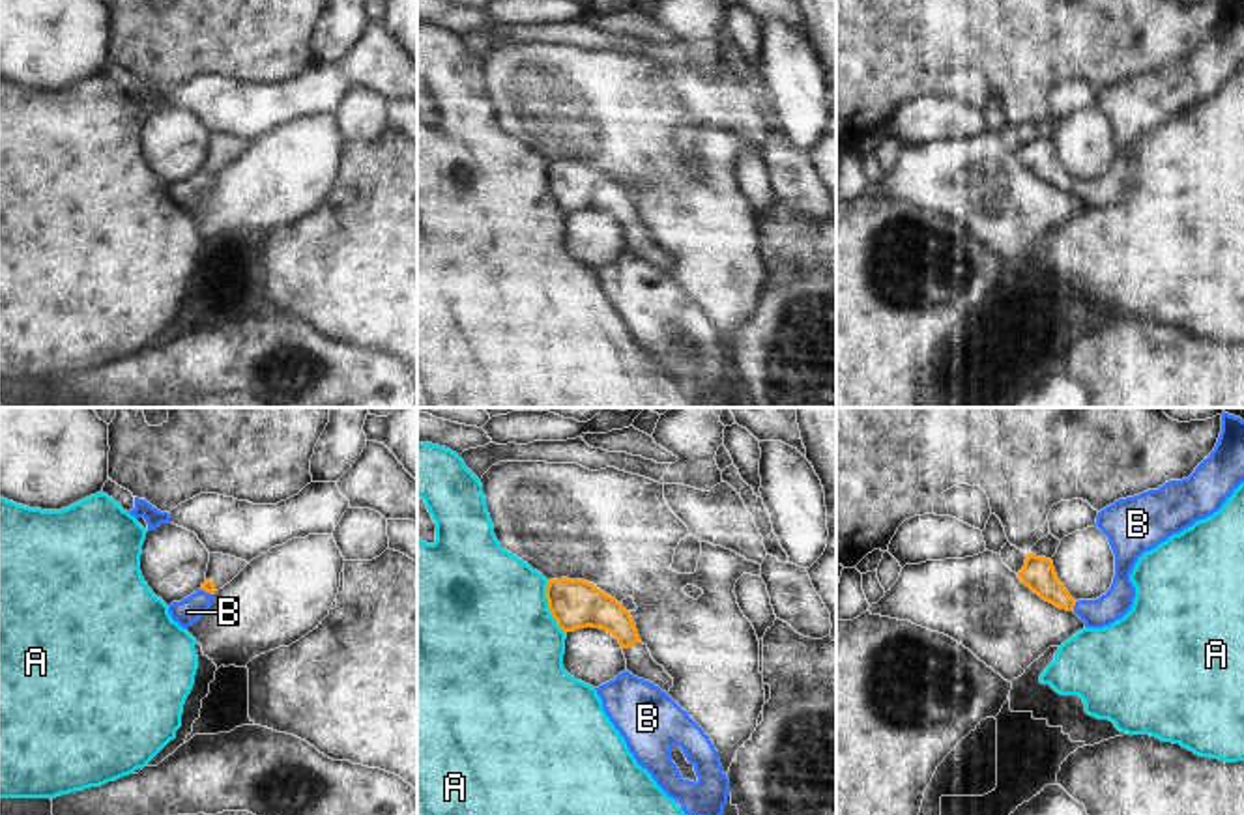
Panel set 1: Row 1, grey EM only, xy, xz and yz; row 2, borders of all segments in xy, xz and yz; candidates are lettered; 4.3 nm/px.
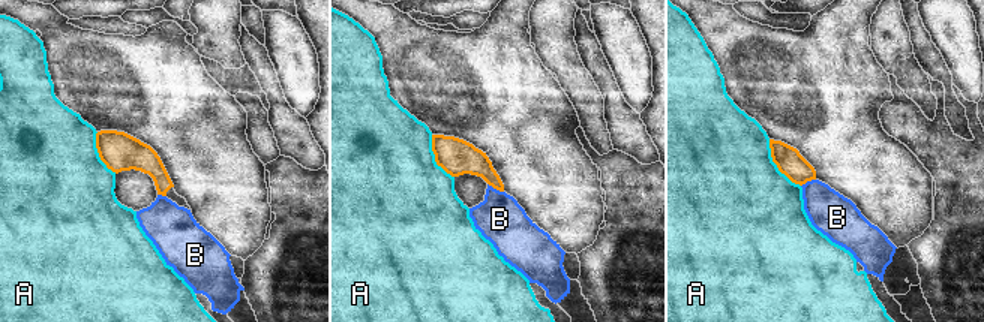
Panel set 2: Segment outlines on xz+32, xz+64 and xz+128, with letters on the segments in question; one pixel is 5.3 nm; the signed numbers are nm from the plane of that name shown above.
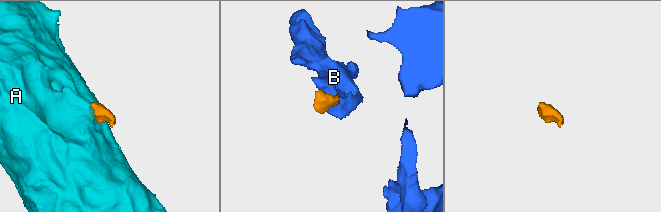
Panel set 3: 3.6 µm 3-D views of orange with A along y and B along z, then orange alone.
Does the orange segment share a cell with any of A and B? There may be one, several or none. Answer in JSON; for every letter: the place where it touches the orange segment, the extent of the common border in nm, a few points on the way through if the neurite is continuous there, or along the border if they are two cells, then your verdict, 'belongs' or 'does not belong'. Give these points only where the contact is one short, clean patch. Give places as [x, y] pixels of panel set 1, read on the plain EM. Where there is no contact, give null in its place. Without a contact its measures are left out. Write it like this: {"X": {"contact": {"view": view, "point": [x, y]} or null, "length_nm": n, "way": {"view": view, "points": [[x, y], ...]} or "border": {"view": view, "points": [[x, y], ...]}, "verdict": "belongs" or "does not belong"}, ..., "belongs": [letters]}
{"A": {"contact": {"view": "xz", "point": [549, 189]}, "length_nm": 240, "border": {"view": "xz", "points": [[547, 163], [547, 189], [565, 214]]}, "verdict": "does not belong"}, "B": {"contact": {"view": "yz", "point": [1074, 185]}, "length_nm": 40, "way": {"view": "yz", "points": [[1039, 156], [1074, 185], [1112, 187]]}, "verdict": "belongs"}, "belongs": ["B"]}

